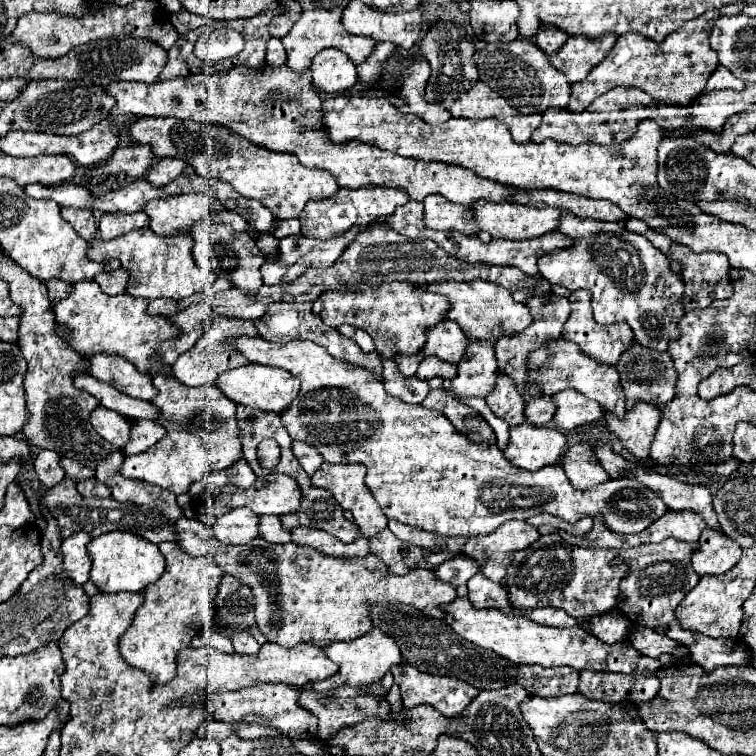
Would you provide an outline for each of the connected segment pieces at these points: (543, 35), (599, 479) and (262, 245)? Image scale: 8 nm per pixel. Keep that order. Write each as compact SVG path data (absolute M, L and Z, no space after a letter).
M543 27L539 31L539 35L535 37L535 43L547 53L547 55L553 55L559 51L559 47L567 41L569 35L565 35L563 31L559 31L557 27Z
M575 443L565 451L563 467L573 487L579 487L579 489L589 489L609 481L609 475L605 475L601 463L597 463L593 449L583 443Z
M265 233L265 235L259 235L257 239L257 247L267 255L267 257L273 257L273 253L279 249L279 239Z

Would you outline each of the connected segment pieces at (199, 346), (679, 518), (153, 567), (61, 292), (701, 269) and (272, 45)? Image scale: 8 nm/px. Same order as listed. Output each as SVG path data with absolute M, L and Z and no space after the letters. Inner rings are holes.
M215 317L211 329L207 331L207 335L203 339L199 339L195 343L195 347L191 347L187 353L183 353L175 365L173 365L173 373L175 379L189 385L189 387L197 387L197 385L215 385L217 375L221 371L229 371L241 365L249 365L249 361L239 353L233 351L231 347L225 347L225 341L229 337L237 337L237 335L259 335L253 321L237 321L237 319L227 319L227 317Z
M669 511L661 519L657 519L657 523L653 523L647 531L643 531L641 535L631 537L631 539L635 539L635 543L653 543L653 541L665 539L665 537L673 537L673 539L679 539L679 541L695 543L699 539L699 533L705 527L707 527L705 521L697 513ZM695 531L697 531L697 535L693 535Z
M111 531L95 537L87 551L93 559L91 581L103 593L119 593L119 591L143 591L147 585L155 583L165 571L165 559L155 543L149 543L143 537L137 537L127 531Z
M49 279L45 281L47 291L49 291L49 301L57 303L57 299L65 299L65 295L69 295L69 291L73 291L73 283L61 283L59 279Z
M673 243L673 247L669 249L669 257L677 263L681 263L681 279L685 283L685 293L683 293L683 305L685 311L693 311L693 309L703 309L709 307L715 299L725 299L729 295L733 295L733 283L729 279L729 259L725 259L725 255L717 255L717 253L693 253L689 251L685 245L681 243Z
M269 39L267 43L267 63L271 67L279 67L286 62L287 54L285 47L283 46L281 39Z

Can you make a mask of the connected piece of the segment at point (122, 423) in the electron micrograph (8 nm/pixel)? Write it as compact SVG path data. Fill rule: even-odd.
M95 407L91 411L91 417L89 417L93 429L105 439L109 441L111 445L115 447L123 447L127 441L129 441L129 429L131 429L131 423L129 419L125 419L123 415L119 415L117 411L109 411L105 407Z

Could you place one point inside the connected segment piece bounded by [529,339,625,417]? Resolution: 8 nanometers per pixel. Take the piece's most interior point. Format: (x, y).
(562, 364)

